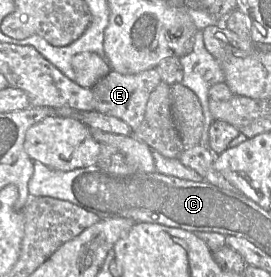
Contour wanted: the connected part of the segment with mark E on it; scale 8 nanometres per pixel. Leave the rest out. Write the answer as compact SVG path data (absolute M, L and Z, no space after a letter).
M156 67L132 75L123 75L110 70L91 88L94 98L94 110L122 120L134 131L144 117L150 93L161 81Z

